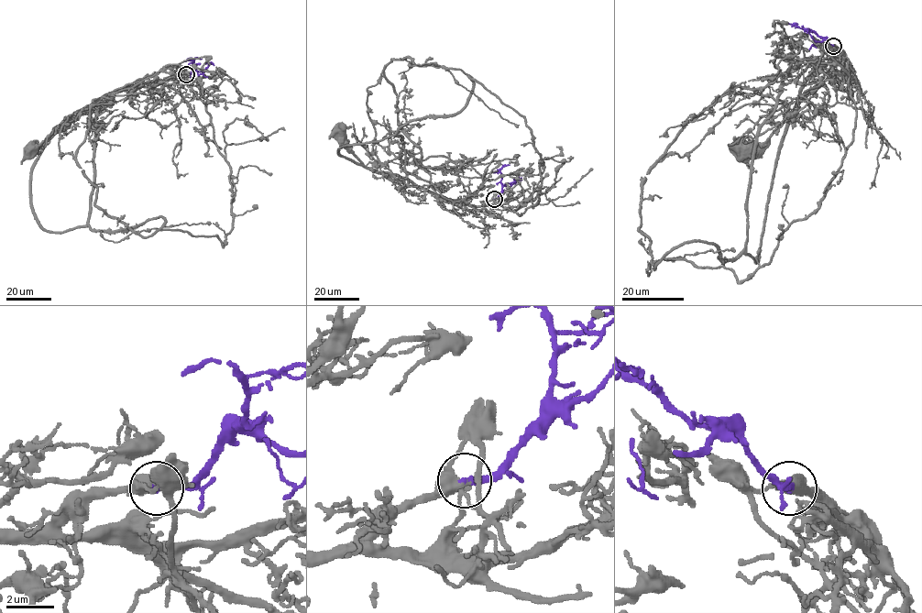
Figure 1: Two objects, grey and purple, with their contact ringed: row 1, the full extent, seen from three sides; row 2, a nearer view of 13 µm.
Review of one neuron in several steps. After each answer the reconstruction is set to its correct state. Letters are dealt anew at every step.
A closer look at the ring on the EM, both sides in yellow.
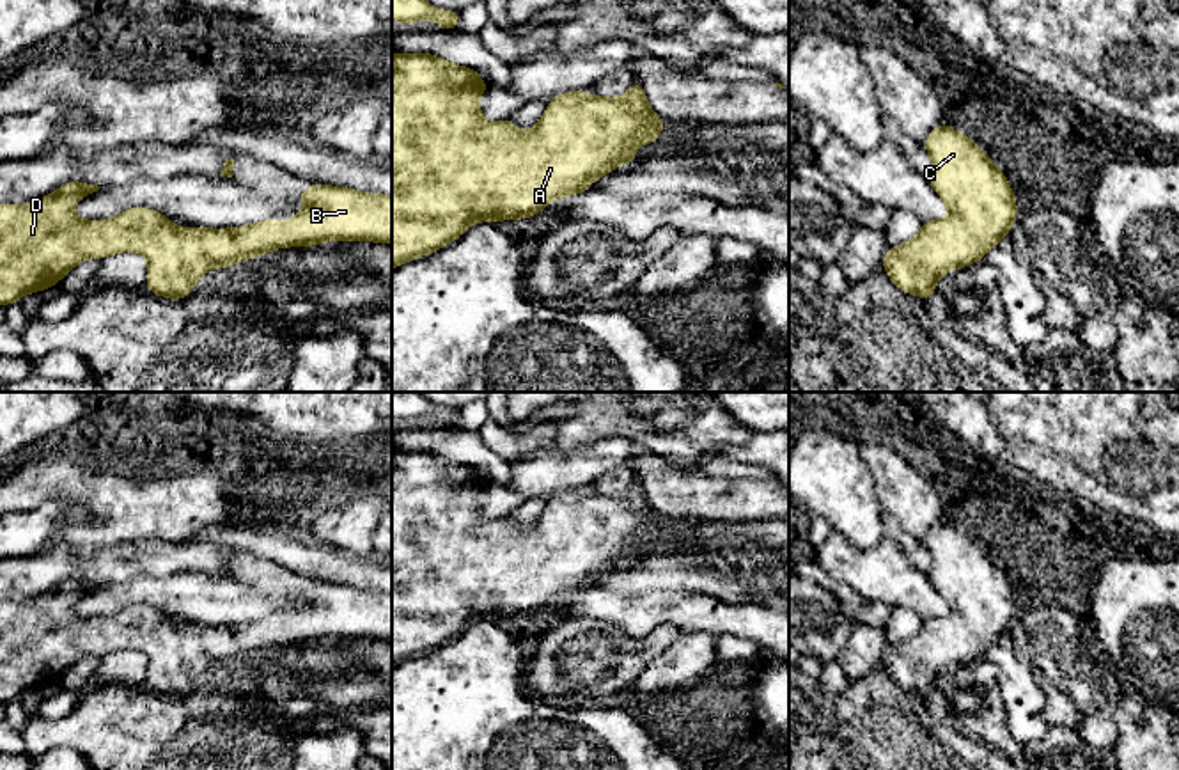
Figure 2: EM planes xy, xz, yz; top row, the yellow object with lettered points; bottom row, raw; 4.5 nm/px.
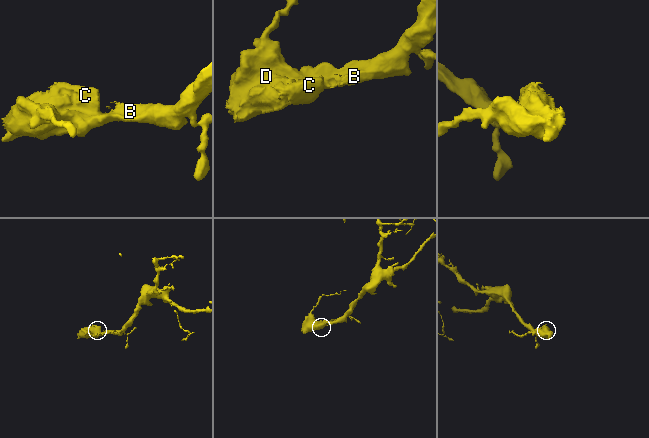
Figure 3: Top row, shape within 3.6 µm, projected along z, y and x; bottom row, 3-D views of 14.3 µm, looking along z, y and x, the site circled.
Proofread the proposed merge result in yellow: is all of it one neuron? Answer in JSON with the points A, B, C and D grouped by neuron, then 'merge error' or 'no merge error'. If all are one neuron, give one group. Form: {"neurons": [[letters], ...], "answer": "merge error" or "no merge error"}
{"neurons": [["A", "B", "C", "D"]], "answer": "no merge error"}

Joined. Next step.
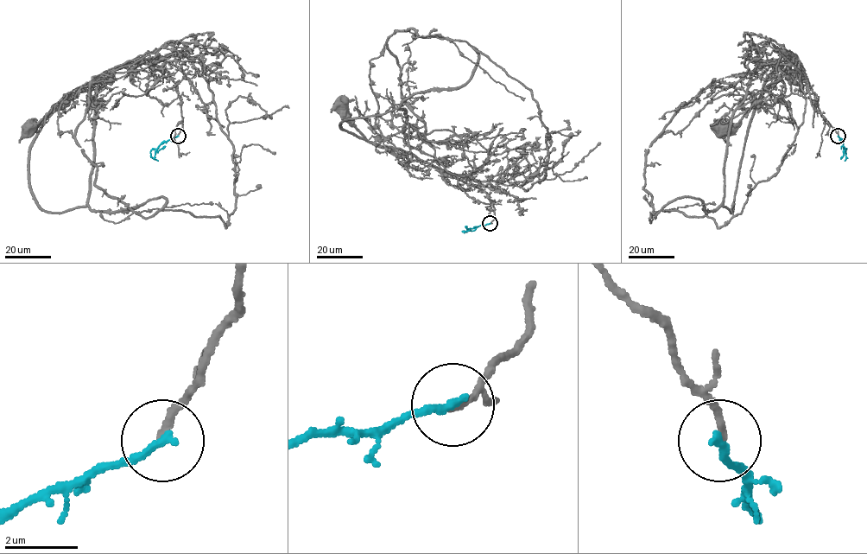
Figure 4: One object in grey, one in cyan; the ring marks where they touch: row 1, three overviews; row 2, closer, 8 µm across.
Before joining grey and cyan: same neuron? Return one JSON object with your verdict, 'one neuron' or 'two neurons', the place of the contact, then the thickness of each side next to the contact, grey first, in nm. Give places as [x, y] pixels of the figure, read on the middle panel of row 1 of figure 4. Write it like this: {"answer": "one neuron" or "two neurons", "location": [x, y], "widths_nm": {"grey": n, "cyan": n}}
{"answer": "one neuron", "location": [490, 223], "widths_nm": {"grey": 190, "cyan": 240}}

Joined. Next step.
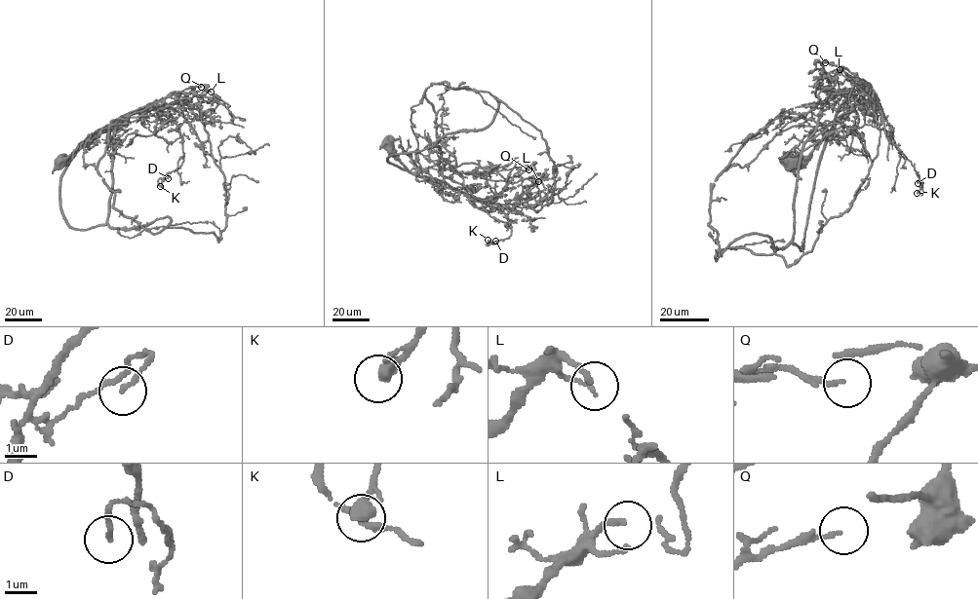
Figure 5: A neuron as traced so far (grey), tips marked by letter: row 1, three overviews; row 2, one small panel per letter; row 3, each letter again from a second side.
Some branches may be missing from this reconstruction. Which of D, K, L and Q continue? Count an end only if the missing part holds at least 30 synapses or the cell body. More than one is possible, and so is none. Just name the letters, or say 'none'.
none

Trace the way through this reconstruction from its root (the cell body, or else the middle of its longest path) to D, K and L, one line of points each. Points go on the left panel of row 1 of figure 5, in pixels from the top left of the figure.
D: (60, 162), (112, 123), (153, 109), (172, 117), (181, 139), (183, 162), (163, 179), (168, 178)
K: (60, 162), (126, 115), (147, 109), (167, 112), (179, 131), (183, 162), (164, 176), (160, 186)
L: (60, 162), (63, 164), (82, 143), (93, 140), (126, 115), (152, 106), (179, 104), (211, 92)

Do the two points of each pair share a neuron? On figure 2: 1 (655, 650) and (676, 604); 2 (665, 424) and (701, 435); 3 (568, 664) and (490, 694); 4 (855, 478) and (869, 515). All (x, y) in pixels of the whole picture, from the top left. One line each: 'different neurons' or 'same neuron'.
1: different neurons
2: same neuron
3: different neurons
4: same neuron

